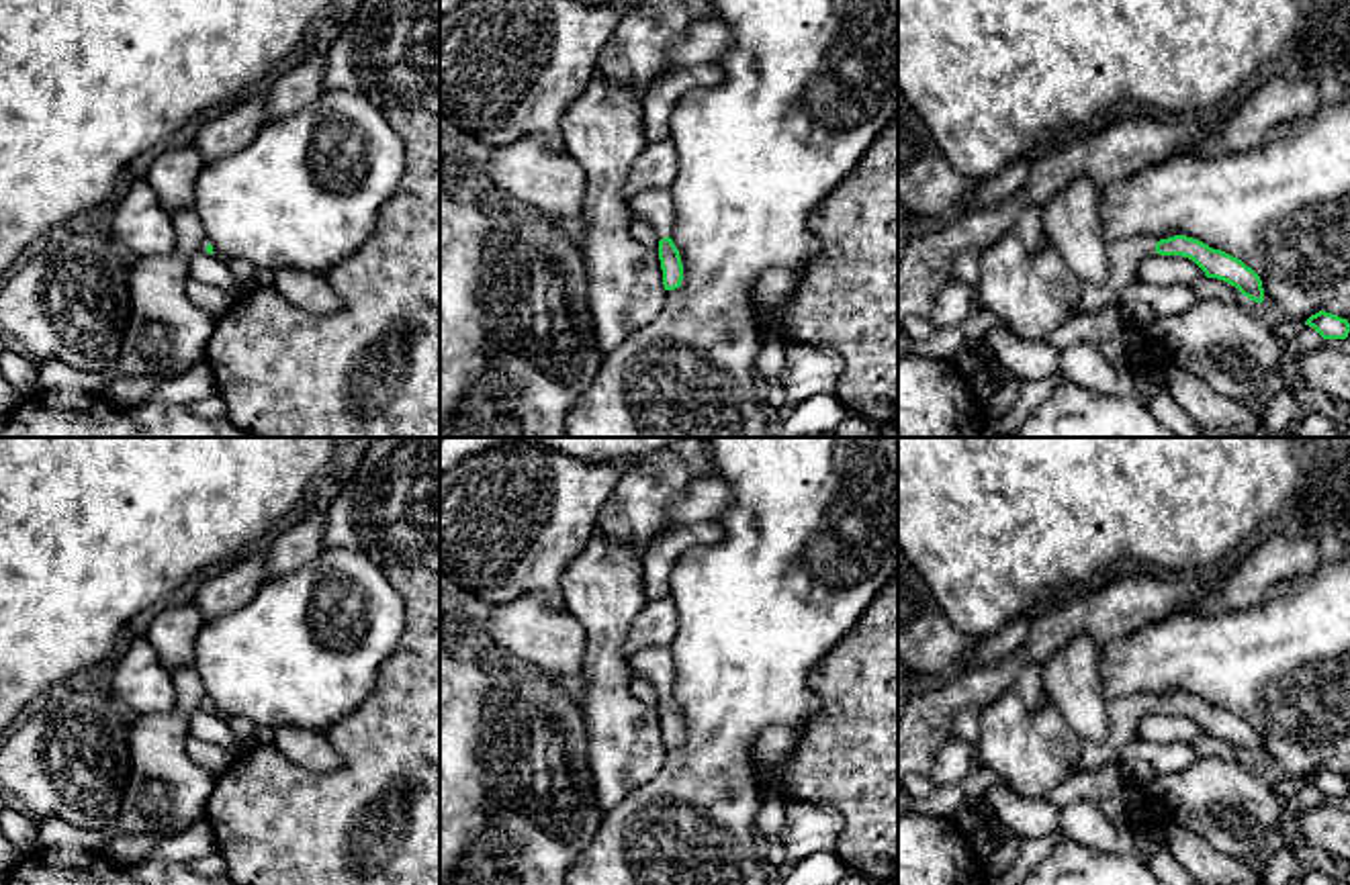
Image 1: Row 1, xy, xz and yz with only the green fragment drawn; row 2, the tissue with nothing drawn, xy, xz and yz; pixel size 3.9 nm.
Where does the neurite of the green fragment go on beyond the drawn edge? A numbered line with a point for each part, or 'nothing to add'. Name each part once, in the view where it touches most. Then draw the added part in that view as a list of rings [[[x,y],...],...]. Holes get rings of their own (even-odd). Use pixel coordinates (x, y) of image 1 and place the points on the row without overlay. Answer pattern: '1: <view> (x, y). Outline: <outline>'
1: yz (1126, 712). Outline: [[[1125,695],[1109,703],[1109,736],[1084,748],[1080,771],[1092,773],[1117,762],[1121,748],[1135,736],[1139,719],[1156,711],[1154,697]]]

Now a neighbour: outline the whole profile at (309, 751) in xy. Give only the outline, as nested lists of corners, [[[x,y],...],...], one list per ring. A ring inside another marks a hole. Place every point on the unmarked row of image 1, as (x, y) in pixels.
[[[282,726],[274,730],[274,746],[303,771],[331,773],[344,766],[344,758],[321,732]]]

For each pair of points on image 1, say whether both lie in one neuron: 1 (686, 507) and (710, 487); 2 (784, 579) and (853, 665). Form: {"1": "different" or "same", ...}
{"1": "same", "2": "different"}

